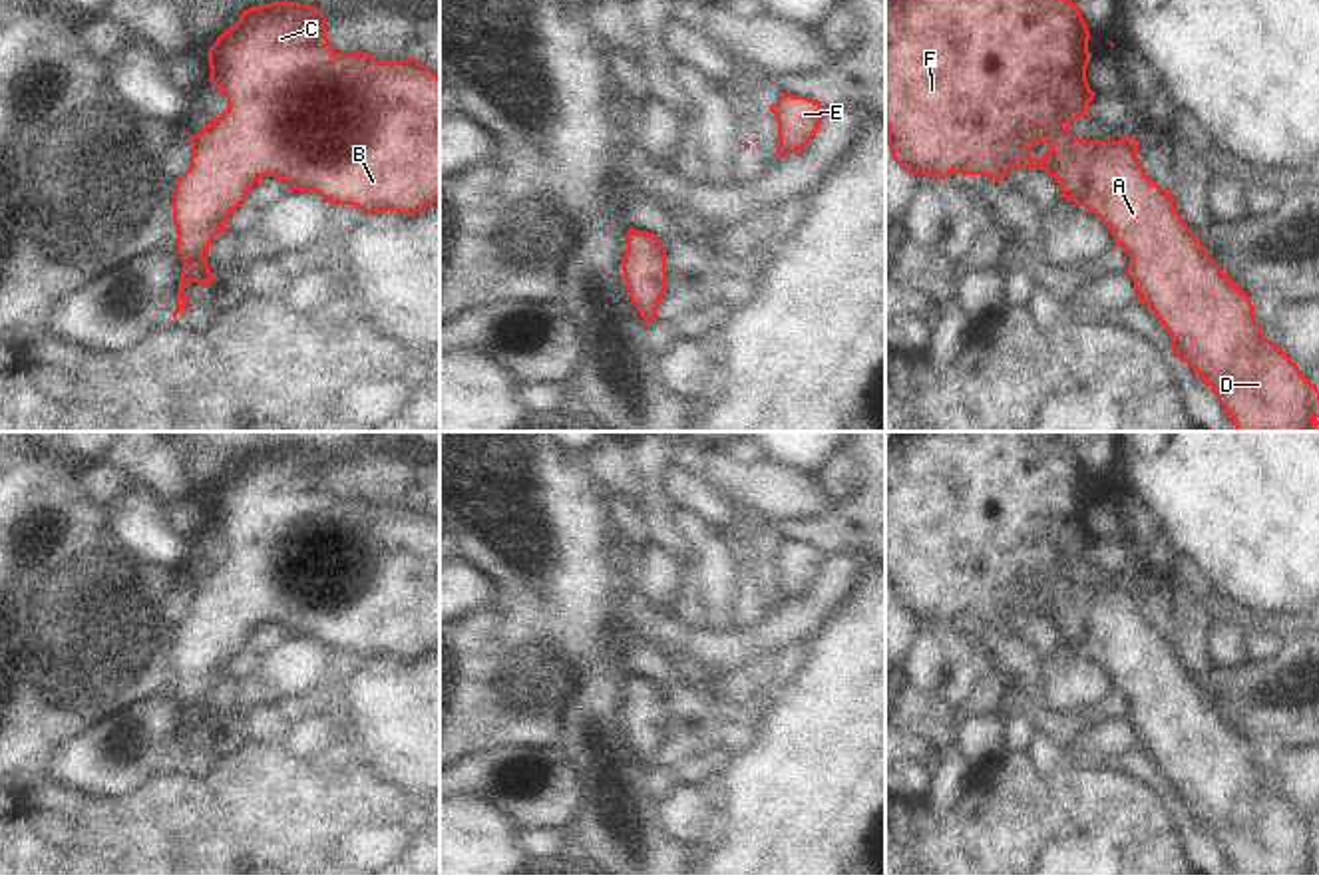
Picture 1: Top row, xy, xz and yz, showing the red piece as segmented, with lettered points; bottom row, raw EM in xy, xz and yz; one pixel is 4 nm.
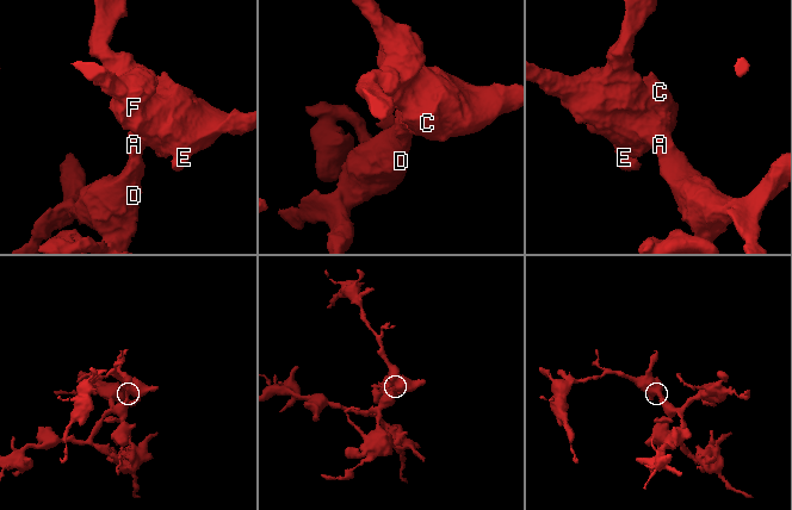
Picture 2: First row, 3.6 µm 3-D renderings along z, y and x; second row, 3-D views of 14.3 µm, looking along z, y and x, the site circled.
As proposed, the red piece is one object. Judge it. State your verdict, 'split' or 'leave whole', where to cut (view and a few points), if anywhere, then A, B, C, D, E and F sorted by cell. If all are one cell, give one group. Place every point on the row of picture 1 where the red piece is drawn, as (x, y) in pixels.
leave whole | no cut | A B C D E F

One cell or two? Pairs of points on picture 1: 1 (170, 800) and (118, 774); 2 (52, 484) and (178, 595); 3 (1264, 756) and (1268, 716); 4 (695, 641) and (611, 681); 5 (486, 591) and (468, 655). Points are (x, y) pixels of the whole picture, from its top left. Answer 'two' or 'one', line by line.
1: two
2: two
3: two
4: two
5: two

